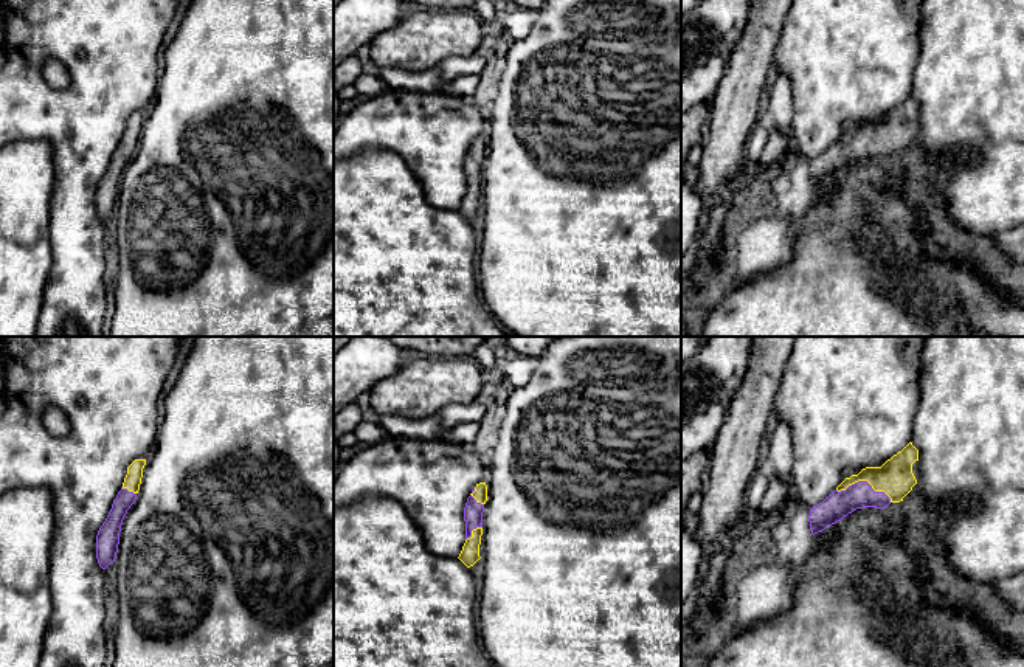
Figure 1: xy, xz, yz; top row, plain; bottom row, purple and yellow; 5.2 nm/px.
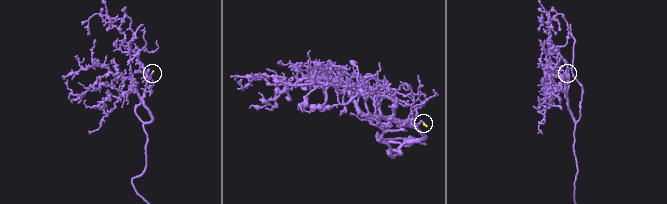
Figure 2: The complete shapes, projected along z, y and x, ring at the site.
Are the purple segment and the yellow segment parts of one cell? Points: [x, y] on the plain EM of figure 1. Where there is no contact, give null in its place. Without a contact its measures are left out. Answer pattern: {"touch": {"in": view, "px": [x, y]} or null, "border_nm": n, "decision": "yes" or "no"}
{"touch": {"in": "yz", "px": [864, 134]}, "border_nm": 300, "decision": "yes"}

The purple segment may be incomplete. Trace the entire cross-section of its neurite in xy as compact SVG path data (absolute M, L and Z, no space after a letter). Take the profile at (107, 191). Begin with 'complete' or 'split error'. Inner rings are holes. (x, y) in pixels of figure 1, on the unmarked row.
split error; M135 112L127 119L127 127L124 130L123 140L118 144L116 150L113 152L112 161L106 174L98 183L96 211L102 222L112 217L116 211L121 177L127 163L137 152L144 118L146 112Z

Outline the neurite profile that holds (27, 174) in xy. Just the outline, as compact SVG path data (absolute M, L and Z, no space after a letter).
M45 140L0 146L0 337L36 337L43 289L51 270L50 202L54 168Z

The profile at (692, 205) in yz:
M681 180L681 262L686 264L698 233L704 202L695 185Z

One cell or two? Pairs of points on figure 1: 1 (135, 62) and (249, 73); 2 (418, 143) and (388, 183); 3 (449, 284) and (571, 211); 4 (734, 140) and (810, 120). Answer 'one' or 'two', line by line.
1: two
2: two
3: two
4: two

